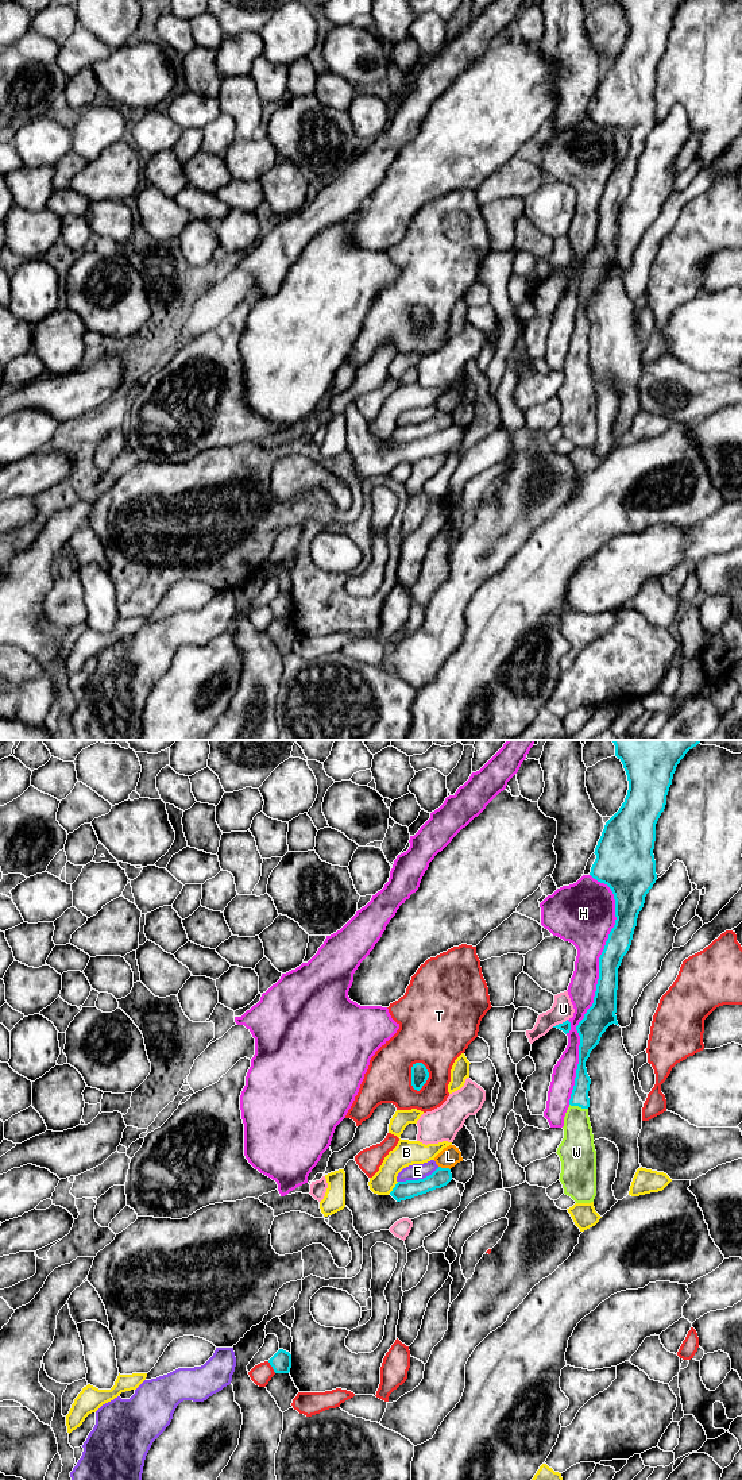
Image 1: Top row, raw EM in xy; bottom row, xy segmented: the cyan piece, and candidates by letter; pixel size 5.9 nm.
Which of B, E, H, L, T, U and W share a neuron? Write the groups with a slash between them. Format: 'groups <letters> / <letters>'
groups B / E / H / L / T / U / W

